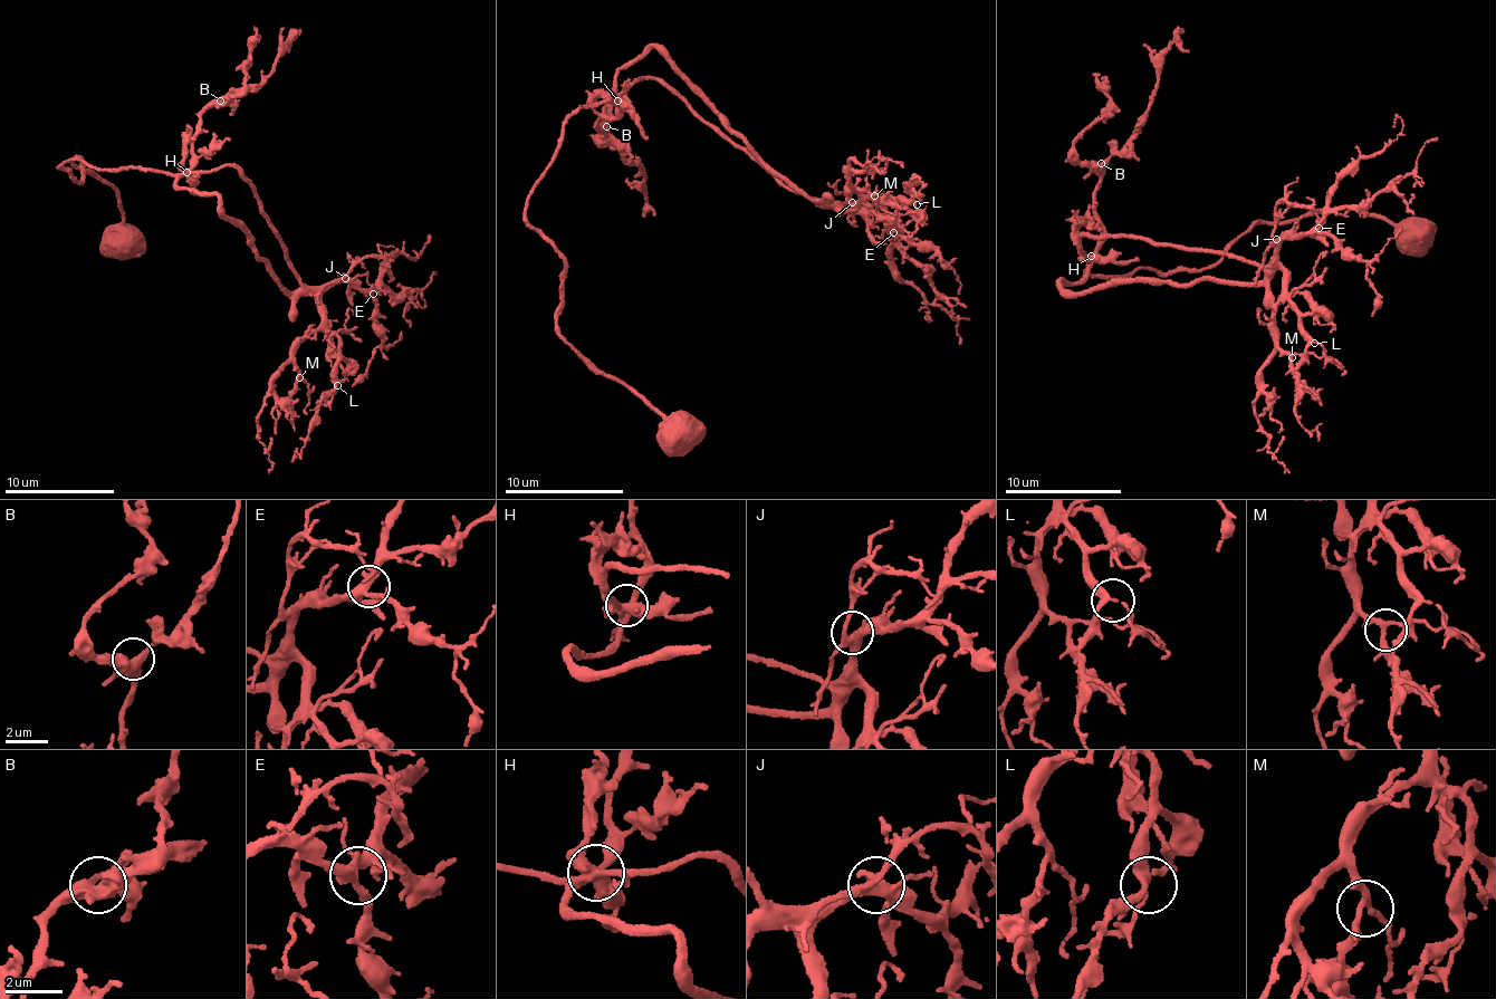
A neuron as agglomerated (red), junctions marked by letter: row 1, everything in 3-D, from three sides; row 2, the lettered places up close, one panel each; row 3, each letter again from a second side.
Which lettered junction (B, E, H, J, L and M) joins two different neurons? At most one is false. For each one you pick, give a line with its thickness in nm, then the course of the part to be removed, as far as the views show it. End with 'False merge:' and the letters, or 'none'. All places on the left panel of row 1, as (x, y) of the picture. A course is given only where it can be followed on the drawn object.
False merge: none

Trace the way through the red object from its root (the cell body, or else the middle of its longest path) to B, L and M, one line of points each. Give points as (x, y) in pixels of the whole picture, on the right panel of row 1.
B: (1418, 240), (1417, 230), (1344, 207), (1259, 220), (1199, 271), (1093, 275), (1085, 270), (1103, 238), (1101, 163)
L: (1418, 240), (1344, 207), (1259, 220), (1199, 271), (1111, 276), (1085, 270), (1081, 237), (1268, 263), (1314, 343)
M: (1418, 240), (1344, 207), (1259, 220), (1199, 271), (1111, 276), (1085, 270), (1081, 237), (1268, 263), (1292, 357)

